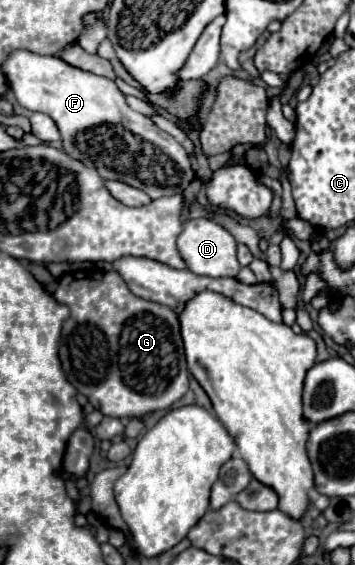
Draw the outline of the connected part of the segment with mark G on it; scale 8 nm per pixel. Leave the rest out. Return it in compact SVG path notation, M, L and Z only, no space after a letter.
M77 271L59 279L55 299L69 307L71 315L63 323L59 357L69 383L83 393L89 403L107 417L143 417L147 413L169 409L189 389L189 371L185 365L183 341L177 313L171 307L145 301L129 291L115 271Z

